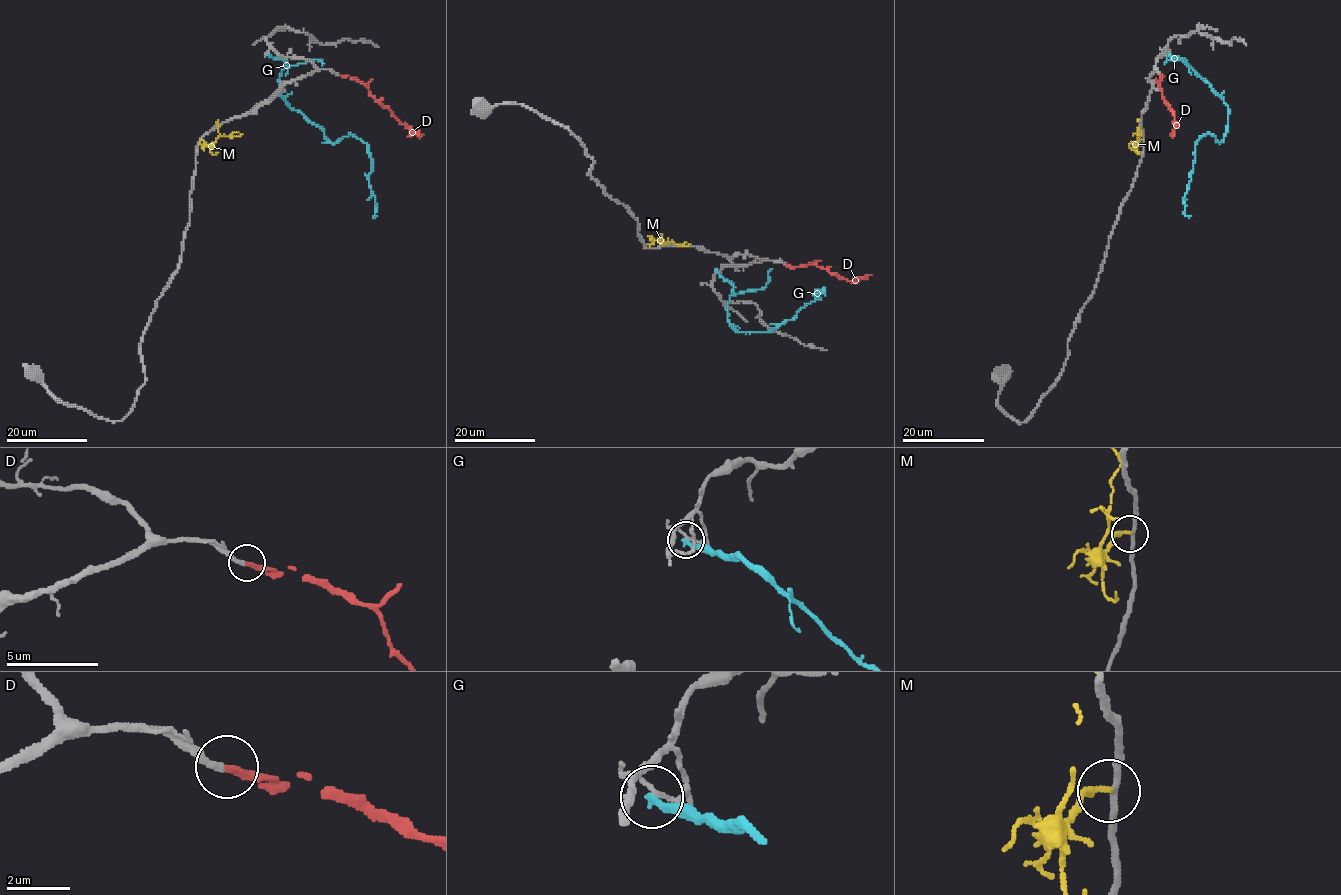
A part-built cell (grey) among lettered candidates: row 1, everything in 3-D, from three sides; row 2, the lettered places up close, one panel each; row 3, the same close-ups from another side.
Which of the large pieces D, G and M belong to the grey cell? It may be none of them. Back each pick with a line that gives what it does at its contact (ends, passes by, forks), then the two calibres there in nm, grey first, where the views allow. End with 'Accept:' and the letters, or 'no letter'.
D: it ends there; 240 nm thick on the grey side, 280 nm on the other
Accept: D

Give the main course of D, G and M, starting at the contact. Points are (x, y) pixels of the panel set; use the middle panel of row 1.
D: (785, 264), (796, 267), (814, 263), (852, 282), (871, 275)
G: (716, 269), (733, 287), (726, 313), (739, 332), (769, 332), (820, 297), (816, 295), (823, 287), (821, 293)
M: (649, 247), (659, 240), (690, 245)

